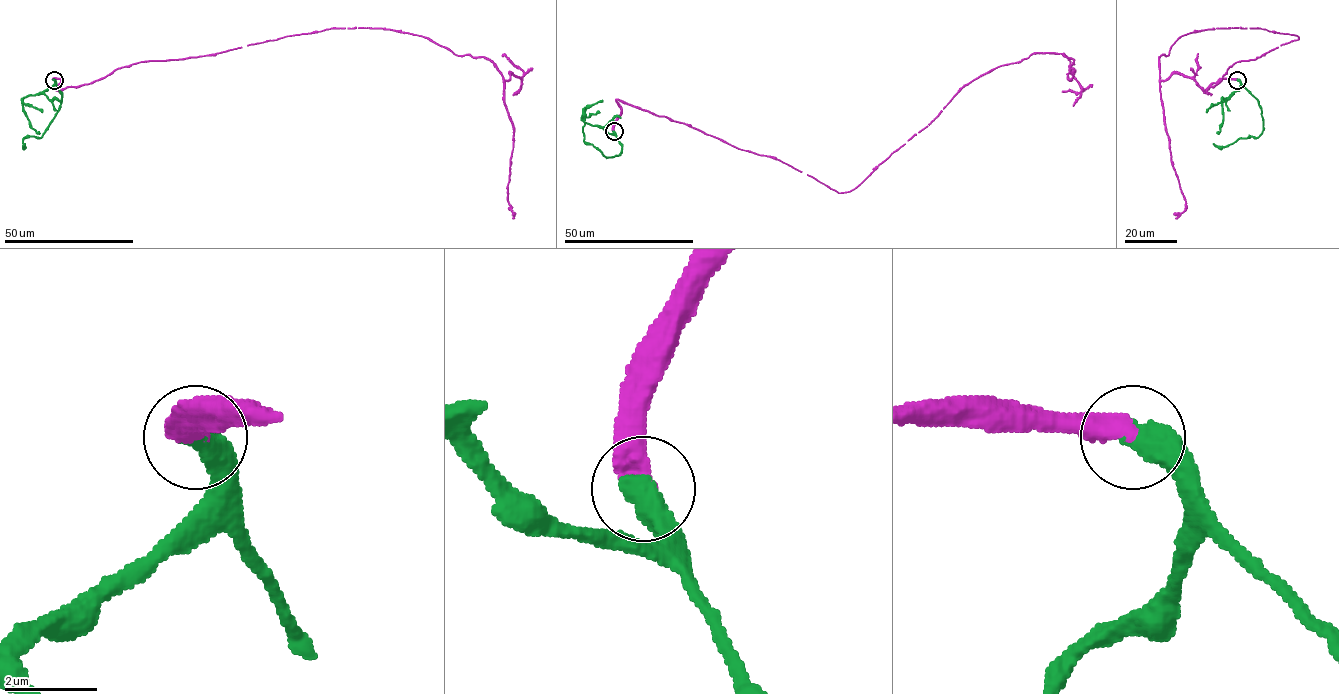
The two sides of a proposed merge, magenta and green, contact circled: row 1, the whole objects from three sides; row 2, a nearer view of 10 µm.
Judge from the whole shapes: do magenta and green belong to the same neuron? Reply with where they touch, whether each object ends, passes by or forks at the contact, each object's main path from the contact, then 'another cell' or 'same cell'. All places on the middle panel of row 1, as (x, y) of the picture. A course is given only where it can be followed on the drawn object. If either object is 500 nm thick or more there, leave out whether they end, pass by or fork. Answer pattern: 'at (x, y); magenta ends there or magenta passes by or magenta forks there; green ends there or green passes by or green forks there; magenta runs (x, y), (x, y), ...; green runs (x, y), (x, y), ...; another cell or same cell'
at (614, 131); magenta runs (613, 131), (617, 99), (848, 192), (975, 79), (1033, 54), (1062, 53), (1073, 59), (1068, 80), (1072, 69); green runs (613, 131), (621, 145), (618, 155), (605, 156), (591, 144), (587, 144), (583, 131), (585, 107); same cell

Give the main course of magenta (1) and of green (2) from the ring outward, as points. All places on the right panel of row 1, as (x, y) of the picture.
1: (1237, 79), (1205, 90), (1235, 62), (1298, 36), (1204, 29), (1159, 56), (1163, 121), (1186, 202), (1175, 218)
2: (1237, 80), (1256, 99), (1262, 117), (1262, 132), (1258, 137), (1240, 138), (1225, 147), (1213, 143)

